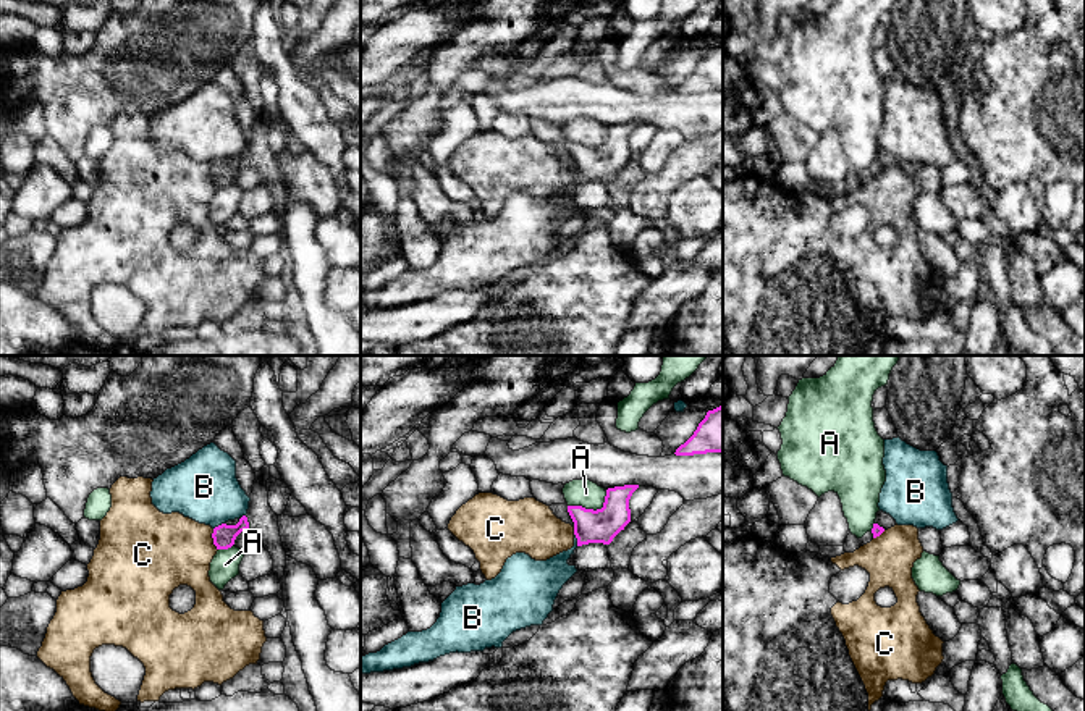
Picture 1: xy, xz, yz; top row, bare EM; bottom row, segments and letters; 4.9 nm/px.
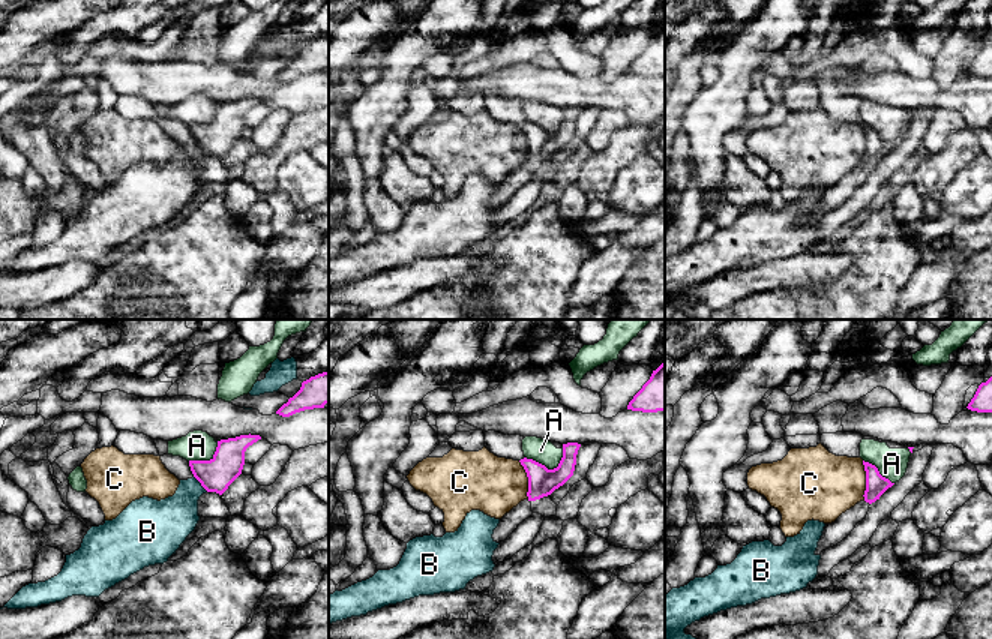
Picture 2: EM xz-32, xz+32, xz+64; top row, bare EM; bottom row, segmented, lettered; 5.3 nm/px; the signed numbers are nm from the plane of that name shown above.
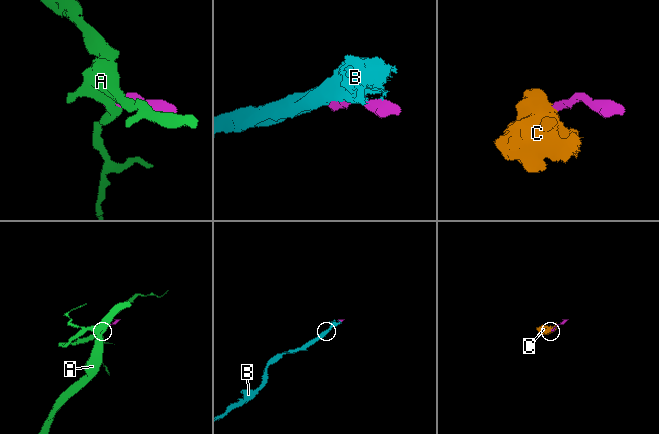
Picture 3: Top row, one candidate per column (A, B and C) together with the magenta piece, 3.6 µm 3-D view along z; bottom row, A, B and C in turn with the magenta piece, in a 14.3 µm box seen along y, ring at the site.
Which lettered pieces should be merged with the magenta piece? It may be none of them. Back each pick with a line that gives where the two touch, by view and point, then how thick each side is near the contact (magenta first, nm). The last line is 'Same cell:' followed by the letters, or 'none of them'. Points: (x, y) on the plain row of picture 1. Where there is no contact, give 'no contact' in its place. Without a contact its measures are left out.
Same cell: none of them

